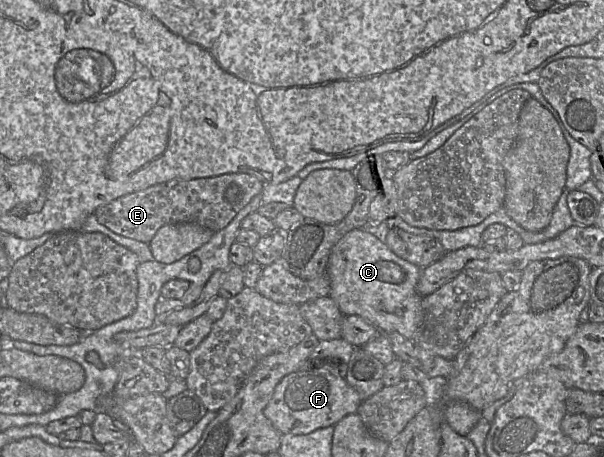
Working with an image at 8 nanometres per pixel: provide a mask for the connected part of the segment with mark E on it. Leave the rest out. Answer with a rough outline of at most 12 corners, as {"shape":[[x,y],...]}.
{"shape":[[248,174],[171,180],[93,214],[149,243],[167,224],[222,230],[263,184]]}

